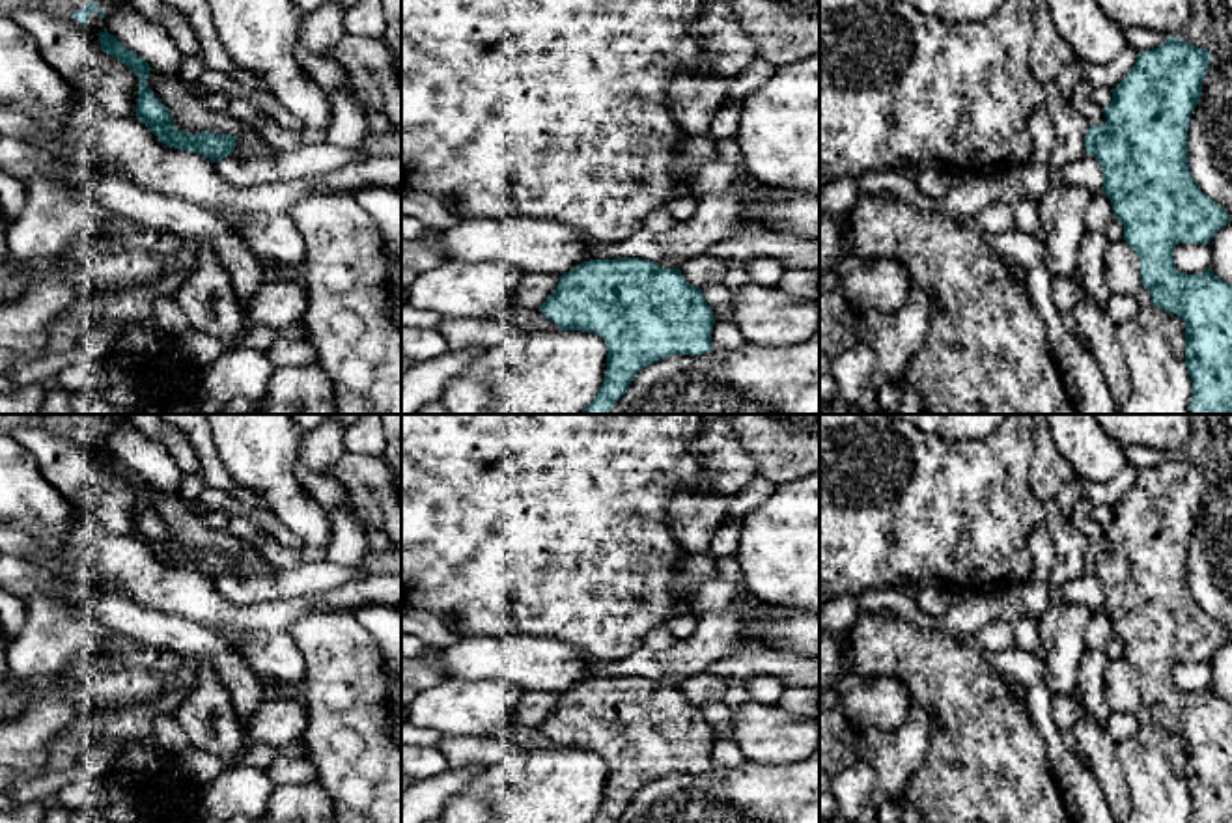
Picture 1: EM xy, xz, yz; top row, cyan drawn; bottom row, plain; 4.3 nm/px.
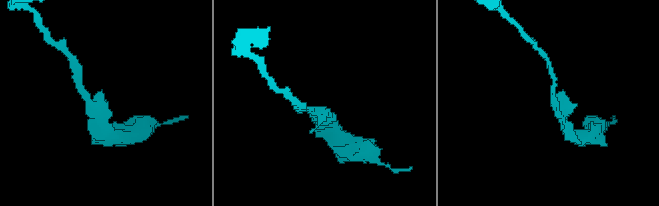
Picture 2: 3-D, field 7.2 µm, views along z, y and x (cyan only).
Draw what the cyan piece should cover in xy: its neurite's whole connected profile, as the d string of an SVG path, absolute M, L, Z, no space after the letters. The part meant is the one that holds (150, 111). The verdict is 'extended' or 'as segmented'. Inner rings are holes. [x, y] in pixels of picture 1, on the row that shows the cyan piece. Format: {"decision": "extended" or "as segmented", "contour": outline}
{"decision": "as segmented", "contour": "M106 28L97 35L101 39L101 50L125 63L140 78L136 118L162 144L174 149L194 151L202 157L207 157L211 162L218 162L222 157L231 155L237 136L215 134L209 131L202 131L198 134L177 131L170 110L147 88L147 77L151 71L149 63L123 47L106 32Z"}

